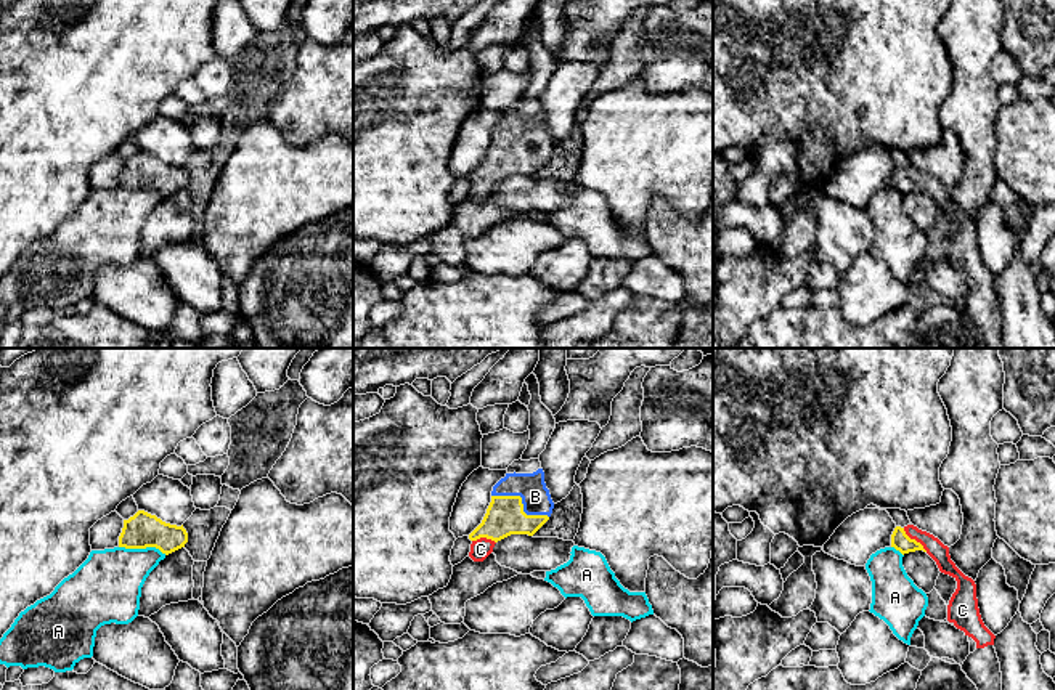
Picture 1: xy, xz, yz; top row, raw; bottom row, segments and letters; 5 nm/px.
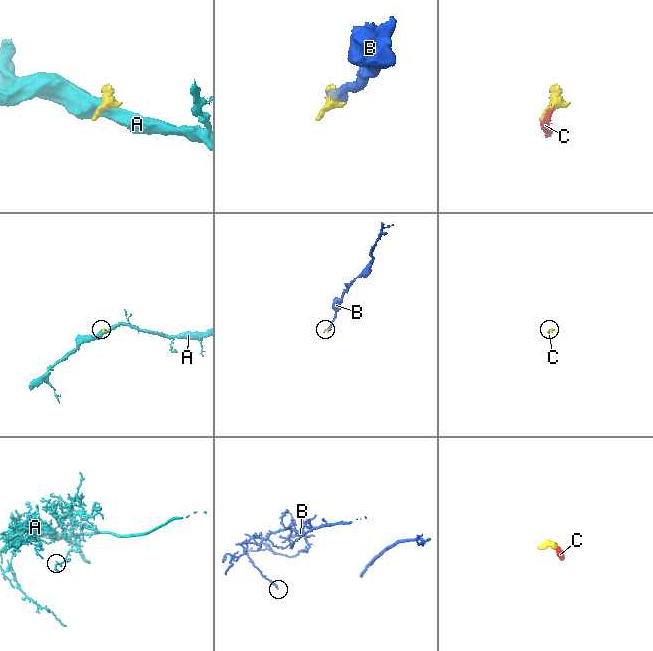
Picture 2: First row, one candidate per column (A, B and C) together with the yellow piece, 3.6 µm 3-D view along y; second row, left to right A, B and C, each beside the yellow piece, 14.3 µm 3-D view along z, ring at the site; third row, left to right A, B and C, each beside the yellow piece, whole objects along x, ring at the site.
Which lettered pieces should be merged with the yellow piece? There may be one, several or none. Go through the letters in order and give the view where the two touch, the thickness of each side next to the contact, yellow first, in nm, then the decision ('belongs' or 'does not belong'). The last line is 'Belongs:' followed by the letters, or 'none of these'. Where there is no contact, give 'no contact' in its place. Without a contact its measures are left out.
A: contact in xy; calibres 180 and 320 nm; does not belong
B: contact in xz; calibres 190 and 140 nm; belongs
C: contact in yz; calibres 90 and 90 nm; belongs
Belongs: B, C

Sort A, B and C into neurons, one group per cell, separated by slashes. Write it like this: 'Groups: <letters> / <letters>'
Groups: A / B C

